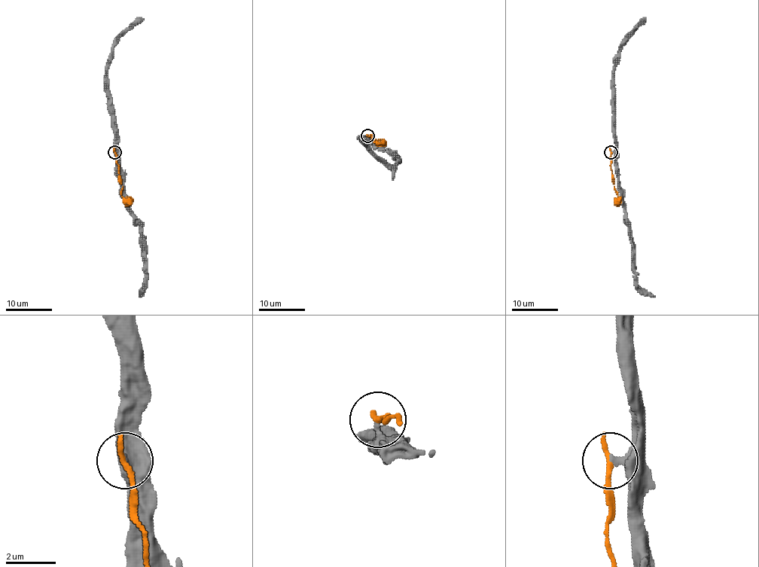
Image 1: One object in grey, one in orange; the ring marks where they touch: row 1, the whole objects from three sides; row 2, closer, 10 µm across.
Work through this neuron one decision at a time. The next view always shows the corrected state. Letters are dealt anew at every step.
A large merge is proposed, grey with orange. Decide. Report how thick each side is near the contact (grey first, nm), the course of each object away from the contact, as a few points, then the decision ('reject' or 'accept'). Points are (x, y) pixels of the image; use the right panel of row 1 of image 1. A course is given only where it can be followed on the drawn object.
calibres 320 and 260 nm; course grey (611, 152), (615, 157), (624, 220), (630, 226), (635, 279), (642, 288), (655, 297); course orange (611, 152), (611, 181), (617, 196), (617, 203); reject

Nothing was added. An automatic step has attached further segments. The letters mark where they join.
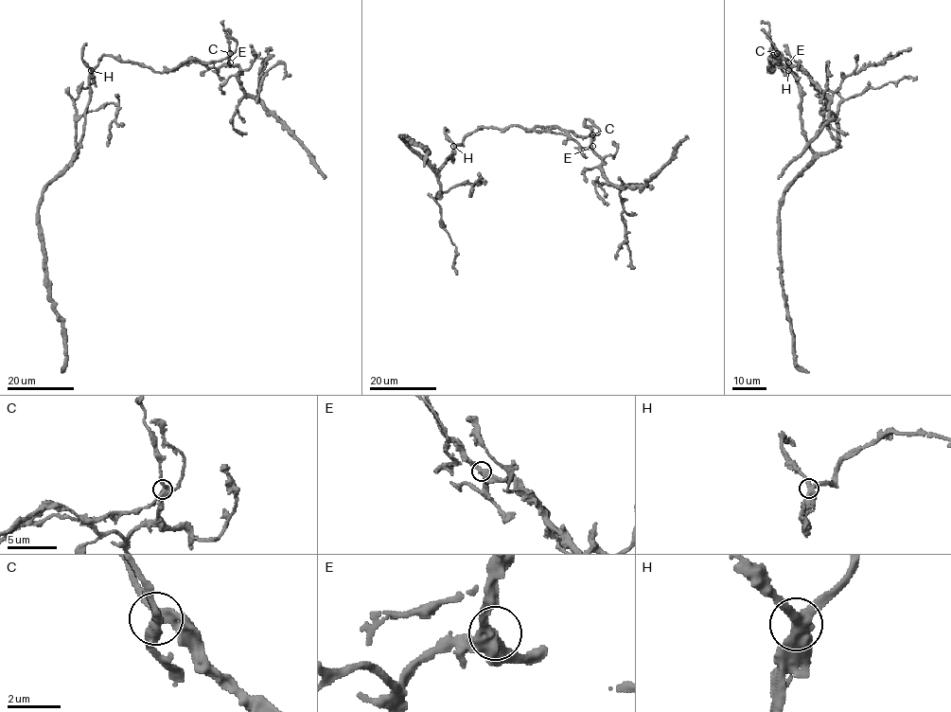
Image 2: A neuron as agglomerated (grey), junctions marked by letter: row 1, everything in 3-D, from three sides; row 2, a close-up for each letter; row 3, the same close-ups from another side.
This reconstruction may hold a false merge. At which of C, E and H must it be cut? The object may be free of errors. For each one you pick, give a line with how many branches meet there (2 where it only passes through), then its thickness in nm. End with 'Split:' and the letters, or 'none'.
C: 4 branches meet; 360 nm thick
Split: C

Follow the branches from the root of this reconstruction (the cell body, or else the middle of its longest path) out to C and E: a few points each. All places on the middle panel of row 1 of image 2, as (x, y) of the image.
C: (455, 146), (482, 127), (505, 130), (517, 125), (540, 132), (572, 131), (582, 136), (592, 134)
E: (455, 146), (482, 127), (505, 130), (512, 125), (540, 132), (568, 133), (581, 147), (592, 146)

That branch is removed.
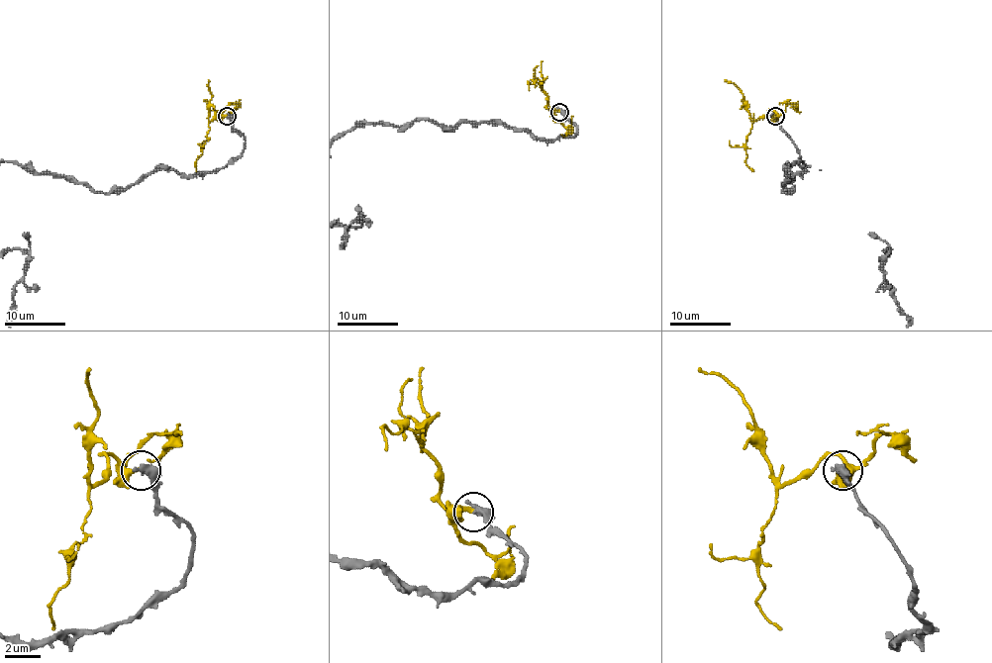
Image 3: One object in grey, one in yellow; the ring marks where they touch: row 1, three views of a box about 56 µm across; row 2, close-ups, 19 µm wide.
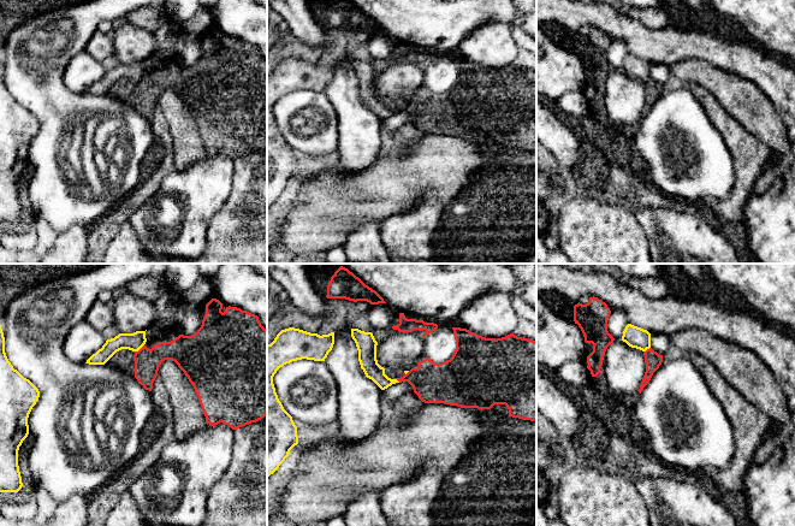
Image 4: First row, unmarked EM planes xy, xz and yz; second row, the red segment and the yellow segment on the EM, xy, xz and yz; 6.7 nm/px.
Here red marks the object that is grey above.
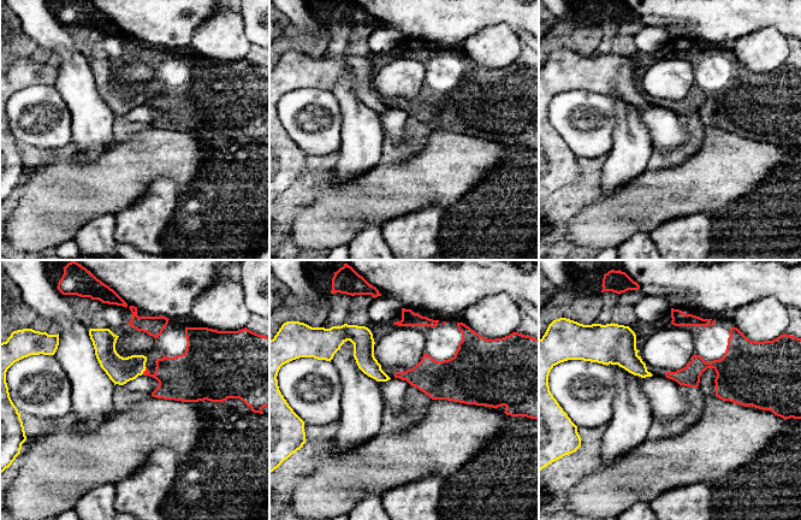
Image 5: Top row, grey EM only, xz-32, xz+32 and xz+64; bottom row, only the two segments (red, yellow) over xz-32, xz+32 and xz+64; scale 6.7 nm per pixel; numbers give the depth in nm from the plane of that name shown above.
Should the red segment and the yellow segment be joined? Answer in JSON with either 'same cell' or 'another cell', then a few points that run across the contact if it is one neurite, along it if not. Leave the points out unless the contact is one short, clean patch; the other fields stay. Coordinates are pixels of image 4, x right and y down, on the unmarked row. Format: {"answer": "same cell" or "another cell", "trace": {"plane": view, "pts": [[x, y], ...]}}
{"answer": "another cell", "trace": {"plane": "xy", "pts": [[143, 75], [135, 82]]}}

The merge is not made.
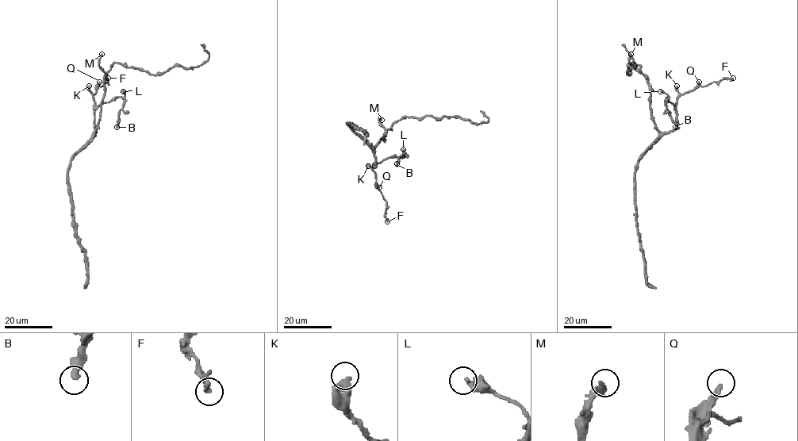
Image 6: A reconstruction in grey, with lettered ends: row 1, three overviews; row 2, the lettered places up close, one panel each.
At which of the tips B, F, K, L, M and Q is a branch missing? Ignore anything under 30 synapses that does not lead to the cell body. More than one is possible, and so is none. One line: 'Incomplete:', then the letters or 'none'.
Incomplete: none

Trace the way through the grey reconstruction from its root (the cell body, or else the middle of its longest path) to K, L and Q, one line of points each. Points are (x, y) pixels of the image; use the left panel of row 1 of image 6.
K: (99, 119), (94, 132), (94, 101), (89, 86)
L: (99, 119), (94, 132), (94, 110), (105, 102), (124, 97), (123, 91)
Q: (99, 119), (94, 132), (93, 95), (99, 82)

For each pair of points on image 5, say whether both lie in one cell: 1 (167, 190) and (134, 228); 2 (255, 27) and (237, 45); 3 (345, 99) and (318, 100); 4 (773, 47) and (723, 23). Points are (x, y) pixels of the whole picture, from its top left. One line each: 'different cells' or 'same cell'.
1: same cell
2: different cells
3: different cells
4: different cells

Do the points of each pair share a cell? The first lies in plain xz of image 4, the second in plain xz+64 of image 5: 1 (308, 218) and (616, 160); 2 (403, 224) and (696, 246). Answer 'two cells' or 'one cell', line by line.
1: two cells
2: one cell

